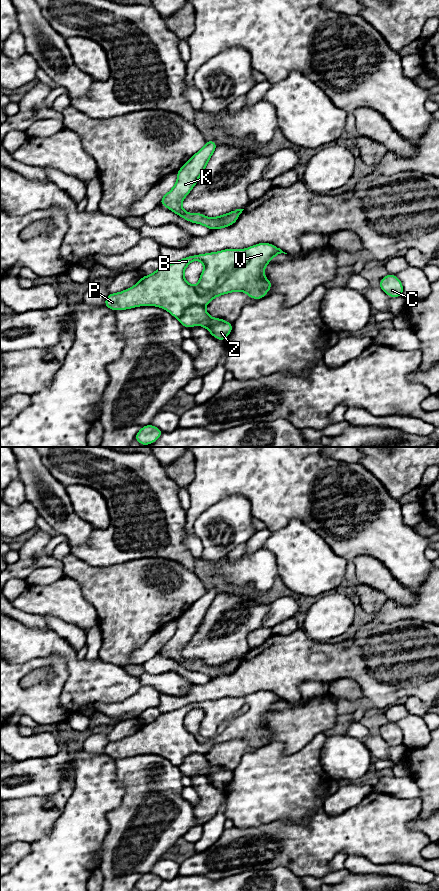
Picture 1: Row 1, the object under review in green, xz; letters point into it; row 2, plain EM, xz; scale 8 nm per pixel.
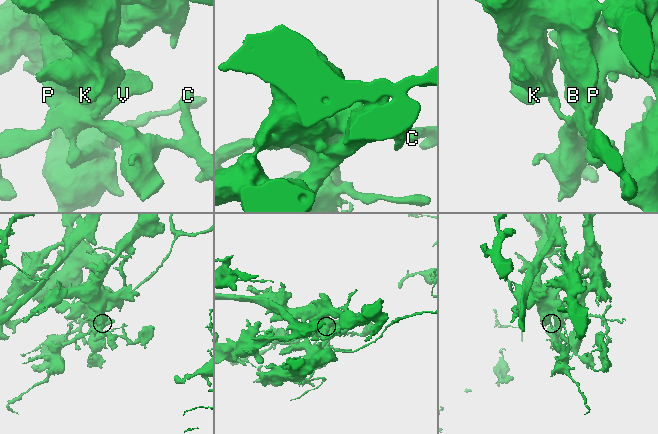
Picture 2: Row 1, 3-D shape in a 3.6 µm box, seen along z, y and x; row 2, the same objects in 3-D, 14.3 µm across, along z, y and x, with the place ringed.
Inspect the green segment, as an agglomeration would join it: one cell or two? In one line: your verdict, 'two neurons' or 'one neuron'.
two neurons

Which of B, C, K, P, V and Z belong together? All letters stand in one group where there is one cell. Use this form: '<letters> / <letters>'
B K P V / C Z

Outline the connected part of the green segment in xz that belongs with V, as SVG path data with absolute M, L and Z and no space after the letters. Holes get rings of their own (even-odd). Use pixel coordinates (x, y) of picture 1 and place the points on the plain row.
M258 691L246 697L190 703L162 713L124 739L110 741L104 754L115 760L137 754L158 754L179 766L190 754L204 755L215 745L235 739L245 740L251 747L262 747L272 736L264 718L281 701L287 702L273 692ZM193 709L204 712L196 734L184 726L186 715Z

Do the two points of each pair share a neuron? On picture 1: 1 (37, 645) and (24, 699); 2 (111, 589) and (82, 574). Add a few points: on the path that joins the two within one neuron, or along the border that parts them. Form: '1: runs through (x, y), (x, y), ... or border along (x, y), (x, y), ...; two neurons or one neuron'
1: border along (57, 654), (34, 657), (21, 663), (11, 662); two neurons
2: runs through (104, 587), (89, 577); one neuron

